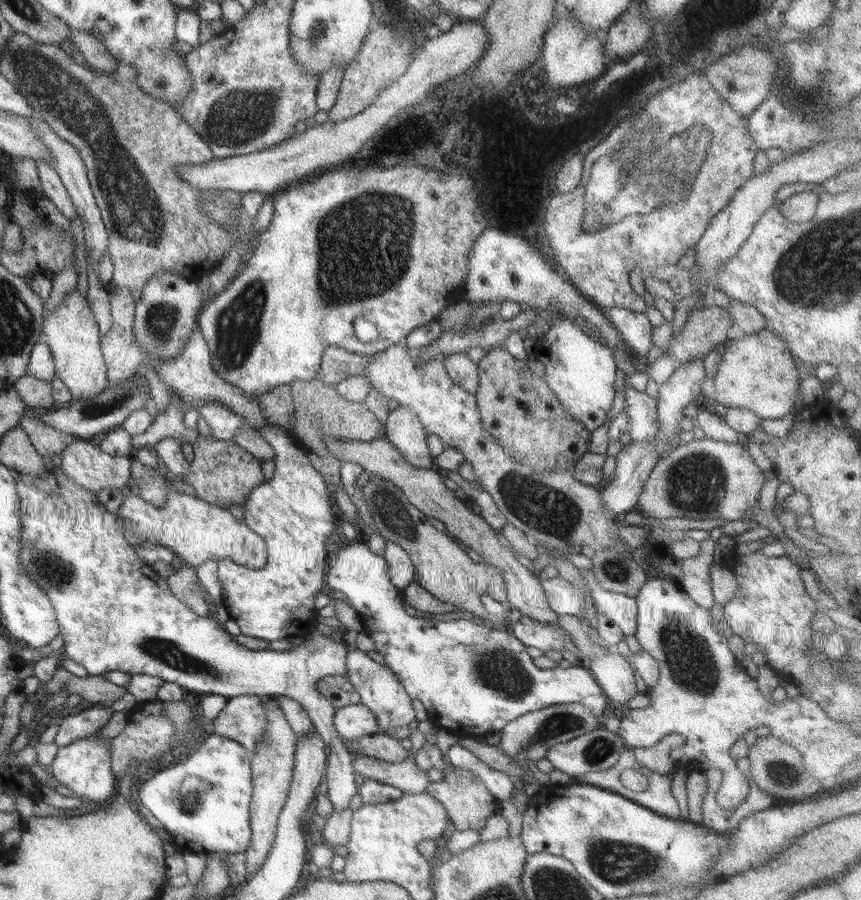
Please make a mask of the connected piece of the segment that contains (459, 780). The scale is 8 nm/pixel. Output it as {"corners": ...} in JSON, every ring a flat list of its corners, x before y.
{"corners":[[450,766,443,771,444,777,438,782,429,782,425,792,433,796,446,809,450,817,450,831,474,830,481,832,486,827,488,817,500,814,500,806,495,796,485,787,481,778,458,767]]}

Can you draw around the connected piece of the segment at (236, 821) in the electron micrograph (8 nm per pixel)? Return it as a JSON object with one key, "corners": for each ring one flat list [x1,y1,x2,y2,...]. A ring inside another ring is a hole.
{"corners":[[210,733,186,761,159,771,136,787,135,798,168,831,183,850,208,854,245,852,251,844,250,803,253,797,251,752,243,744]]}

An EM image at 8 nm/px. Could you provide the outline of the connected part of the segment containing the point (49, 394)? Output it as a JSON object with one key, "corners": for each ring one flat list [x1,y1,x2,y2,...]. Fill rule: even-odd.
{"corners":[[28,374,20,377,12,386,19,392,20,400,28,407,37,410,51,410,57,407,54,388,50,382,39,380]]}

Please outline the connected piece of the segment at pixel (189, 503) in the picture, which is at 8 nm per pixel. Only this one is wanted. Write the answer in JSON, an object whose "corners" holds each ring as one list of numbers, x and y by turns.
{"corners":[[169,478,170,482,166,482,166,502,163,506,154,506,153,504,148,504,145,500,142,500,142,497,138,494,136,486,132,485,127,492,124,493,123,503,120,505,117,514,120,515,122,518,125,519,125,526,131,531,131,534,143,540,144,543,154,543,154,544,161,544,164,545,166,548,169,548,180,556,183,562,188,563,192,566,199,567,201,564,204,564,207,560,216,560,222,561,224,558,230,558,236,564,240,566,246,566,252,569,261,569,264,568,264,565,267,563,267,542,259,535,256,534,244,521,240,521,238,518,234,517,232,513,230,513,229,509,220,508,214,506,213,504,208,504,203,500,200,500,198,497,194,496,186,496,185,494,180,494,176,492,176,490,172,487,171,479]]}

